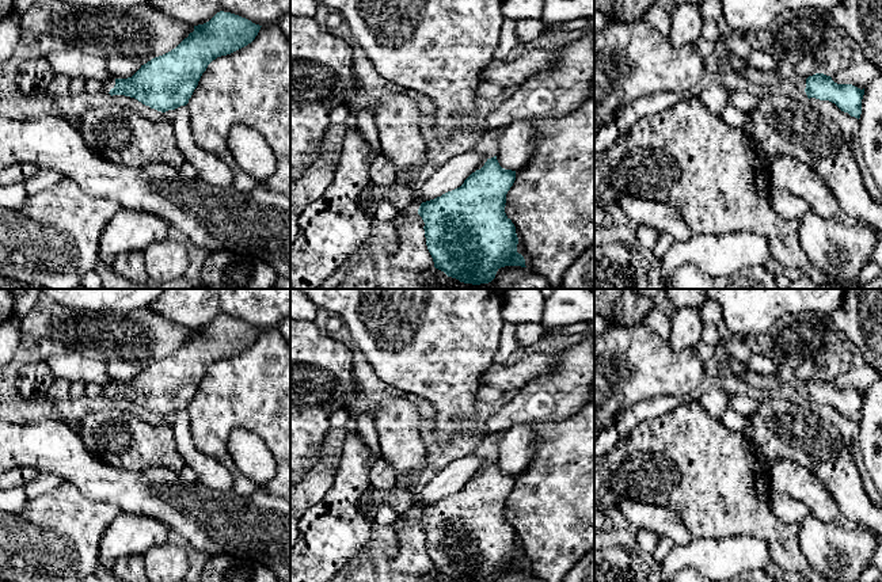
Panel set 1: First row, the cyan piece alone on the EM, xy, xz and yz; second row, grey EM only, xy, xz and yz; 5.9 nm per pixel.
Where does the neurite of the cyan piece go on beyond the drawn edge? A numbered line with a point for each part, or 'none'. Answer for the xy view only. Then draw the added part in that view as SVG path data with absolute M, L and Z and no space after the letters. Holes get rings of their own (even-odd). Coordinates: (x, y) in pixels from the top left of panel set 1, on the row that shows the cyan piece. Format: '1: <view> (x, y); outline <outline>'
1: xy (107, 84); outline M109 77L104 81L102 81L102 91L109 94L111 88L114 88L115 85L115 79L114 77Z

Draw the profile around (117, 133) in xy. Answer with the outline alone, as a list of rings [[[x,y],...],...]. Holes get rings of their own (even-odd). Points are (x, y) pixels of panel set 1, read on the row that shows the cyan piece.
[[[117,103],[91,107],[80,115],[79,133],[88,149],[119,166],[161,163],[178,168],[186,161],[171,121],[148,119]]]

